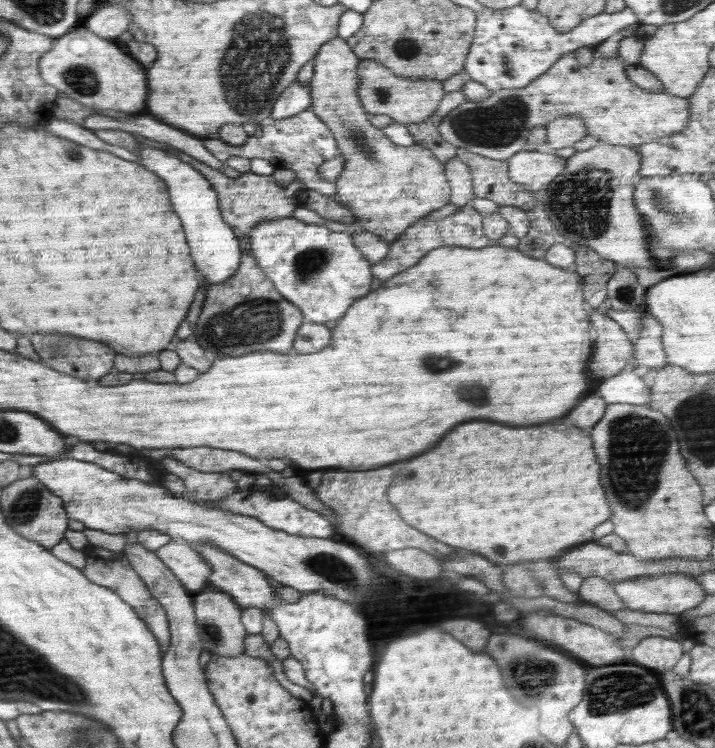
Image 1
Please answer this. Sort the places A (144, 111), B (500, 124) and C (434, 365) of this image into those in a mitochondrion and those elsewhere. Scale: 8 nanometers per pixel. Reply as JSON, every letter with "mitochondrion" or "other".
{"A":"other","B":"mitochondrion","C":"mitochondrion"}

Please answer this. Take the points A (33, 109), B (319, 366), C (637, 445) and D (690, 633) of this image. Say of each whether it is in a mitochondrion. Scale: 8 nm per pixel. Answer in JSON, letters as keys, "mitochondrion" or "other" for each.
{"A":"other","B":"other","C":"mitochondrion","D":"other"}

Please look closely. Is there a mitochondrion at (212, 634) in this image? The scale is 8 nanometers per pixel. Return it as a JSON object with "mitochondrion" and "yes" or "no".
{"mitochondrion":"yes"}

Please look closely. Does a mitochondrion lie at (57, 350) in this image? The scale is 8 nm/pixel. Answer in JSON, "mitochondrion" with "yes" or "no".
{"mitochondrion":"yes"}

